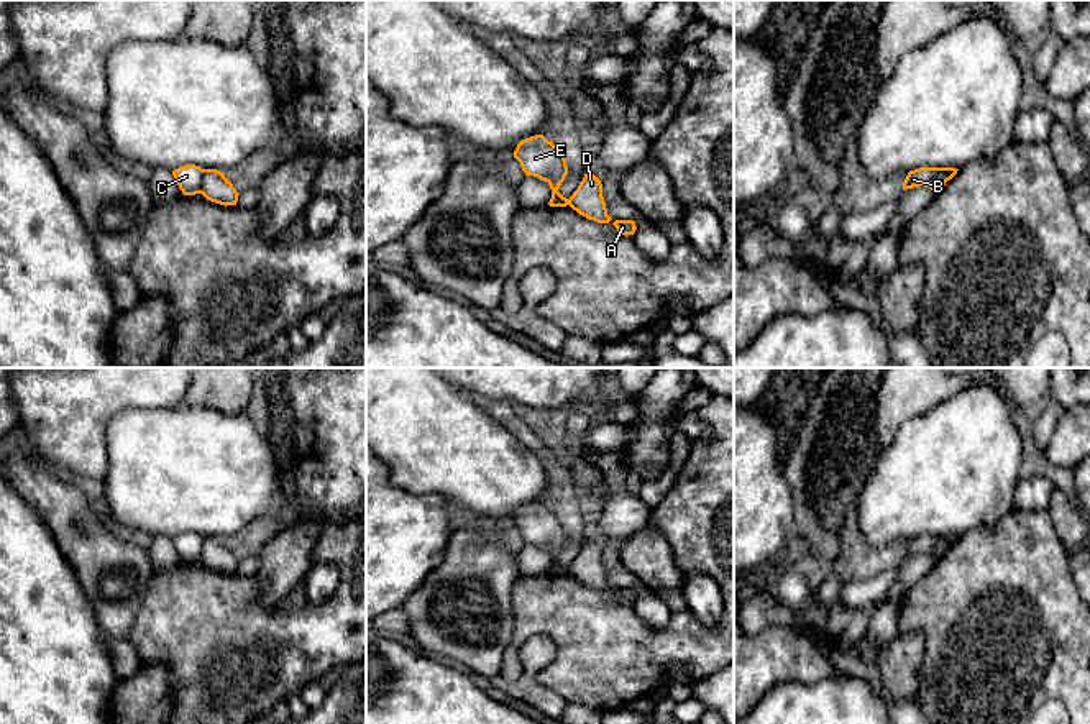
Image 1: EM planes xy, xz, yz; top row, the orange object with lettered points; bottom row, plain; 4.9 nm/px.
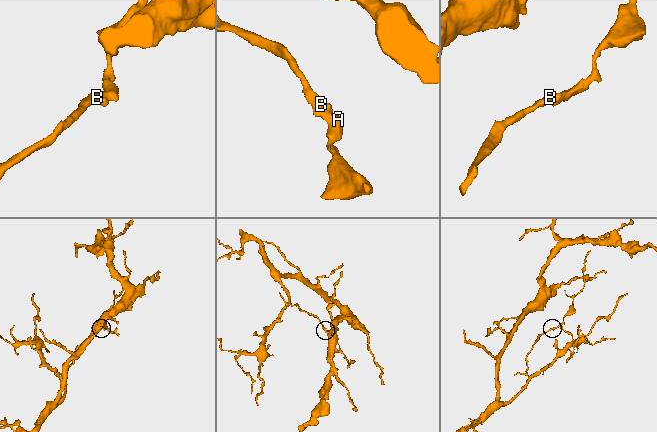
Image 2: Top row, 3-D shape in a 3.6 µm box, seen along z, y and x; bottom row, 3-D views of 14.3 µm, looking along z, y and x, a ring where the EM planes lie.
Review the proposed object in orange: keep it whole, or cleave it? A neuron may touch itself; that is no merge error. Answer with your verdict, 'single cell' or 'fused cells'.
fused cells

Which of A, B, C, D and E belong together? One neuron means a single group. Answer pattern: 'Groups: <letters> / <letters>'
Groups: A D / B C E

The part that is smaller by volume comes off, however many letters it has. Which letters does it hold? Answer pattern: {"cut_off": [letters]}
{"cut_off": ["A", "D"]}

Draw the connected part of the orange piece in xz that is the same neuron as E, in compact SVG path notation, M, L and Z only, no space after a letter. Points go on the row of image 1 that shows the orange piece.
M543 135L525 138L517 144L514 158L520 163L525 176L538 177L550 186L550 207L568 205L568 199L558 192L568 174L566 159L552 141Z

